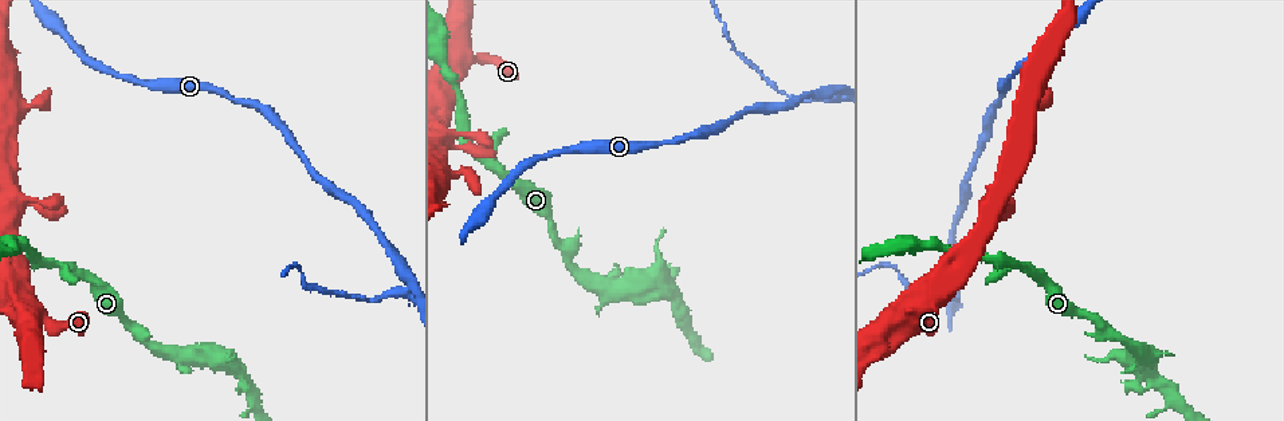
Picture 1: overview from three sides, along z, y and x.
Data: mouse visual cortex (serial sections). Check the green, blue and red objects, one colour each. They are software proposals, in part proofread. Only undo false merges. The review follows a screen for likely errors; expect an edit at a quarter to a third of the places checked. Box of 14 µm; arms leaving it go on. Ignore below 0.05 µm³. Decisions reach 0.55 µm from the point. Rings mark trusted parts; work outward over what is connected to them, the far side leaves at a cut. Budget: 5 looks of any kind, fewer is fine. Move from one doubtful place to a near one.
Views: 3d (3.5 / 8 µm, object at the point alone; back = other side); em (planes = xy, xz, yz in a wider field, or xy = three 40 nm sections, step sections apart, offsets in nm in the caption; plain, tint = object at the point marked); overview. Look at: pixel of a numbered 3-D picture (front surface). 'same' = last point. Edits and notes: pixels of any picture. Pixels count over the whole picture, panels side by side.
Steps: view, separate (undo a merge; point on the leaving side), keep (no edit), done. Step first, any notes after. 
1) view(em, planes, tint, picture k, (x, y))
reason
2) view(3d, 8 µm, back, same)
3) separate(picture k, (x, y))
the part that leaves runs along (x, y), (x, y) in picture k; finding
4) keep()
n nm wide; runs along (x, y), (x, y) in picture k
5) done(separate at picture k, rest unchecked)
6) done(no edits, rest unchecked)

view(3d, 8 µm, back, picture 1, (468, 59))

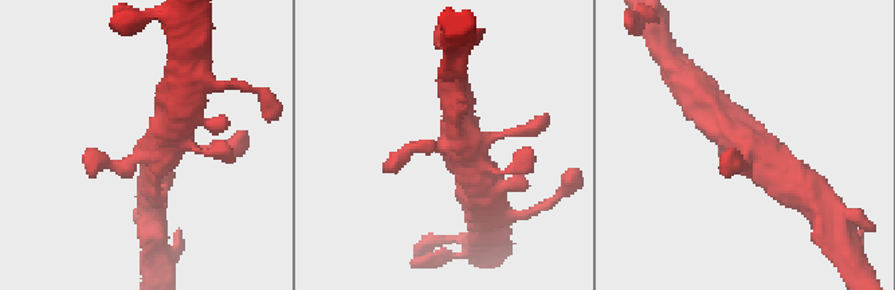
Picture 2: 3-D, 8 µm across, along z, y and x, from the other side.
view(em, xy, step 5, tint, picture 2, (439, 143))
now the EM

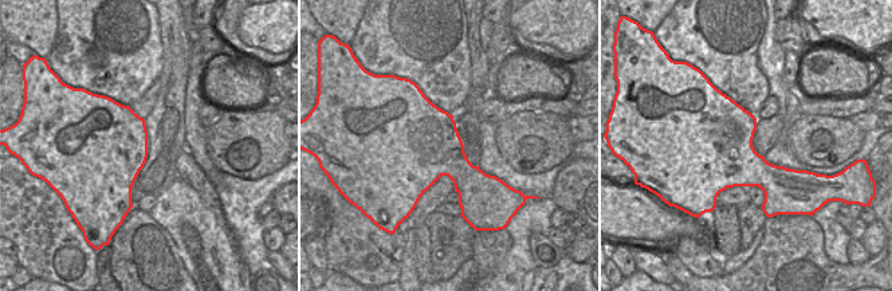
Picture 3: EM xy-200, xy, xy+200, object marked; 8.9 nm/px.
keep()
runs along (122, 167), (164, 144), (172, 128) in picture 2; continuous, no second cell

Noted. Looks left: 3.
view(3d, 8 µm, back, picture 1, (839, 95))
side arm on a straight run

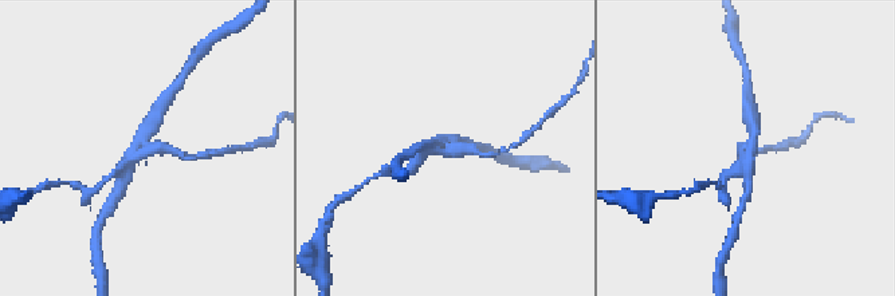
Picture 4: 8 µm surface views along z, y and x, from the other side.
view(3d, 3.5 µm, picture 4, (449, 146))
zoom in

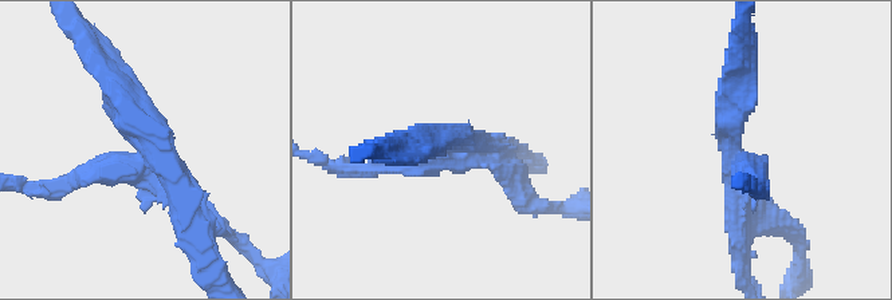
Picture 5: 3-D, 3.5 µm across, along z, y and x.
view(em, xy, step 2, tint, picture 5, (140, 163))

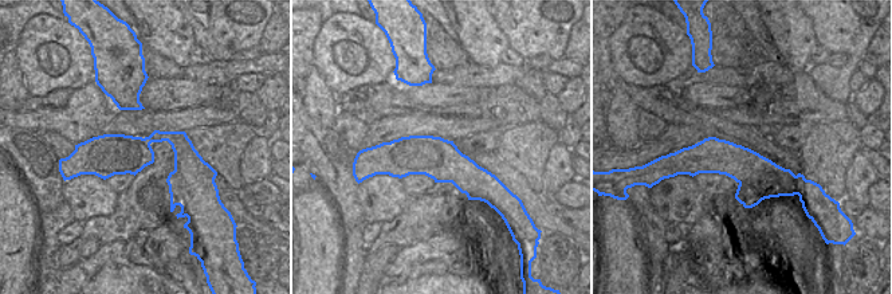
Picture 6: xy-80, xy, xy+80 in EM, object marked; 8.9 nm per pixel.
separate(picture 5, (95, 174))
arms of 250, 300, 400 nm; the part that leaves runs along (141, 164), (26, 192) in picture 5; a second cell is stuck on

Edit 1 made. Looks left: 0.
done(separate at picture 5, rest unchecked)

